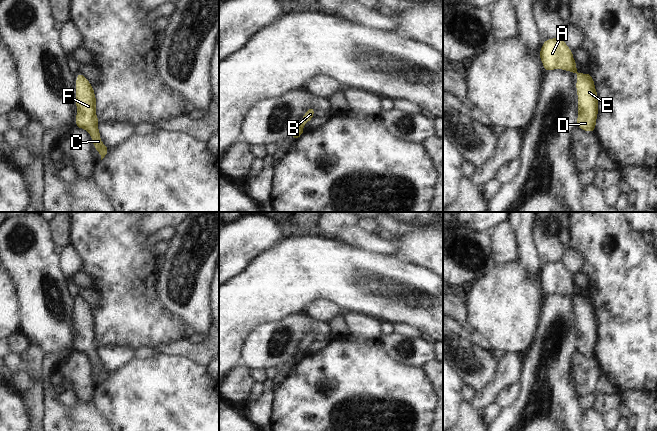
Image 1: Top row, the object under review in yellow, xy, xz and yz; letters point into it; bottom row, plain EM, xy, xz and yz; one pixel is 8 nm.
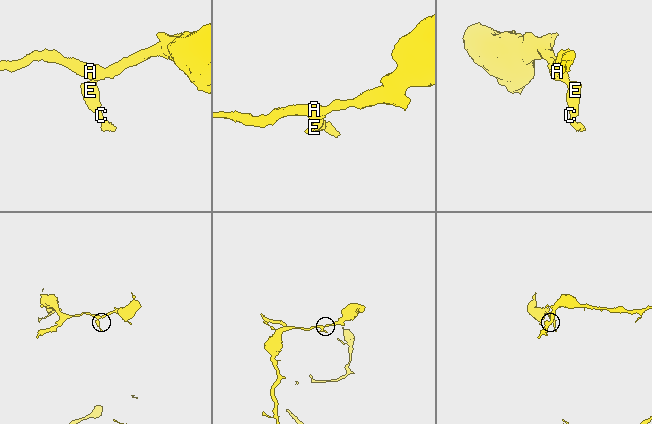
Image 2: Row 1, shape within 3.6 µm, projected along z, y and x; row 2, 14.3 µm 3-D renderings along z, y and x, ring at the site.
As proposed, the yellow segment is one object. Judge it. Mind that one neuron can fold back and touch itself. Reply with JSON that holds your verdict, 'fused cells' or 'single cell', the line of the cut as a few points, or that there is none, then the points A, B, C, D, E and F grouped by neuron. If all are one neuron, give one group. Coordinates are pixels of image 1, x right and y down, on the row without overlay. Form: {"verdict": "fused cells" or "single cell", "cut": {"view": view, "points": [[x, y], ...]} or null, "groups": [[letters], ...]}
{"verdict": "single cell", "cut": null, "groups": [["A", "B", "C", "D", "E", "F"]]}

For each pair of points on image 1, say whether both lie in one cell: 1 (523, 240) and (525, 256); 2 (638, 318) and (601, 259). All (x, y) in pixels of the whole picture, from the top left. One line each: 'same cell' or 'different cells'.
1: same cell
2: same cell

